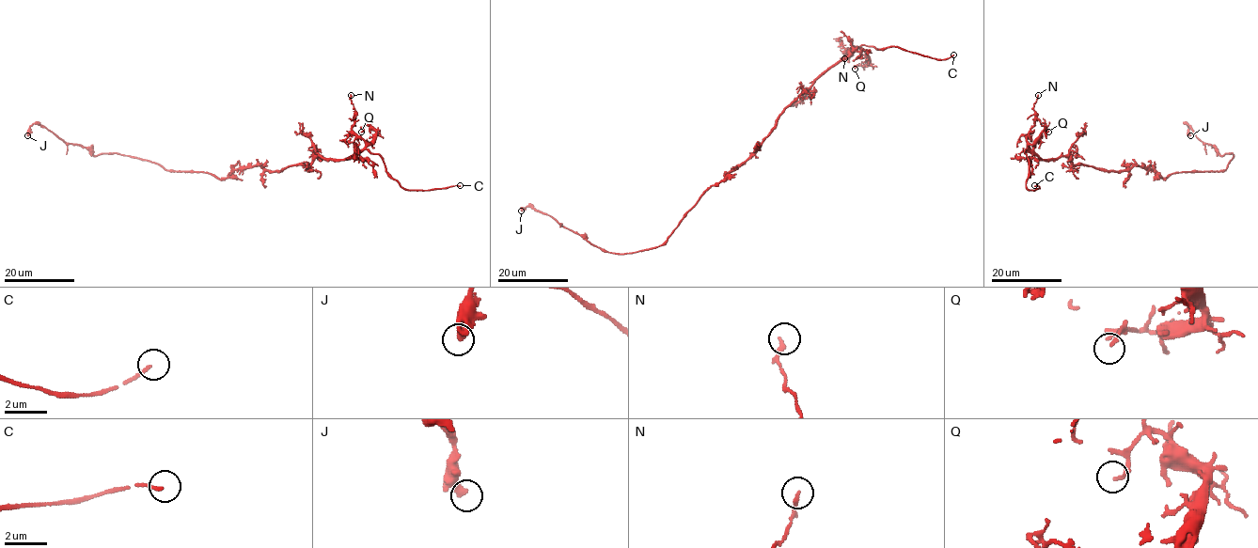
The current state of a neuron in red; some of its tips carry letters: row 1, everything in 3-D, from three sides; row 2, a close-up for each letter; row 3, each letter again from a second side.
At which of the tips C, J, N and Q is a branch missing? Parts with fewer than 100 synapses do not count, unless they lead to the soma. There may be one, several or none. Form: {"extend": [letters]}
{"extend": ["C"]}

